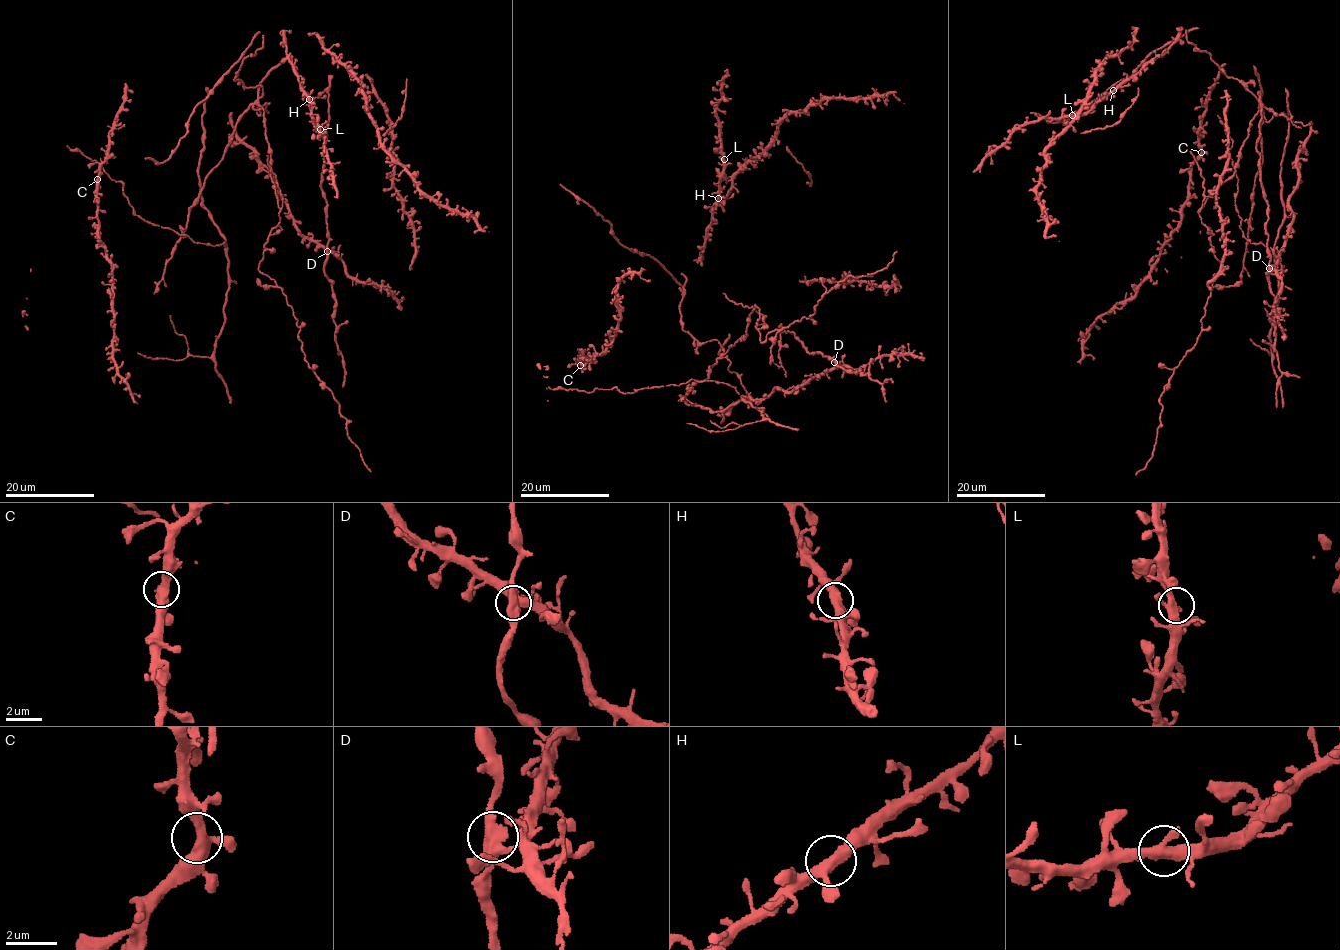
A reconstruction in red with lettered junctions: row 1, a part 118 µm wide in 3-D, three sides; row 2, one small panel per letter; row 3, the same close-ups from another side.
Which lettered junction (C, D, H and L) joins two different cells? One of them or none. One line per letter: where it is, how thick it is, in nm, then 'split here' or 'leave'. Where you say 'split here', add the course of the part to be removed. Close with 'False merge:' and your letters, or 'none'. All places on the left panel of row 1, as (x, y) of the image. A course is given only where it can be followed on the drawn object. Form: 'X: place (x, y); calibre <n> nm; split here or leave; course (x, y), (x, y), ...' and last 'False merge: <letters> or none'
C: place (97, 179); calibre 400 nm; leave
D: place (327, 251); calibre 380 nm; split here
H: place (309, 99); calibre 380 nm; leave
L: place (320, 129); calibre 400 nm; leave
False merge: D

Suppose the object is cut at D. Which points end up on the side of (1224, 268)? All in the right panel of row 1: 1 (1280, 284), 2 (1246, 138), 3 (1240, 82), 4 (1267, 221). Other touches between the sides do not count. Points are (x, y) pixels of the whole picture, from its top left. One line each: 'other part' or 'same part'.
1: same part
2: other part
3: other part
4: other part

